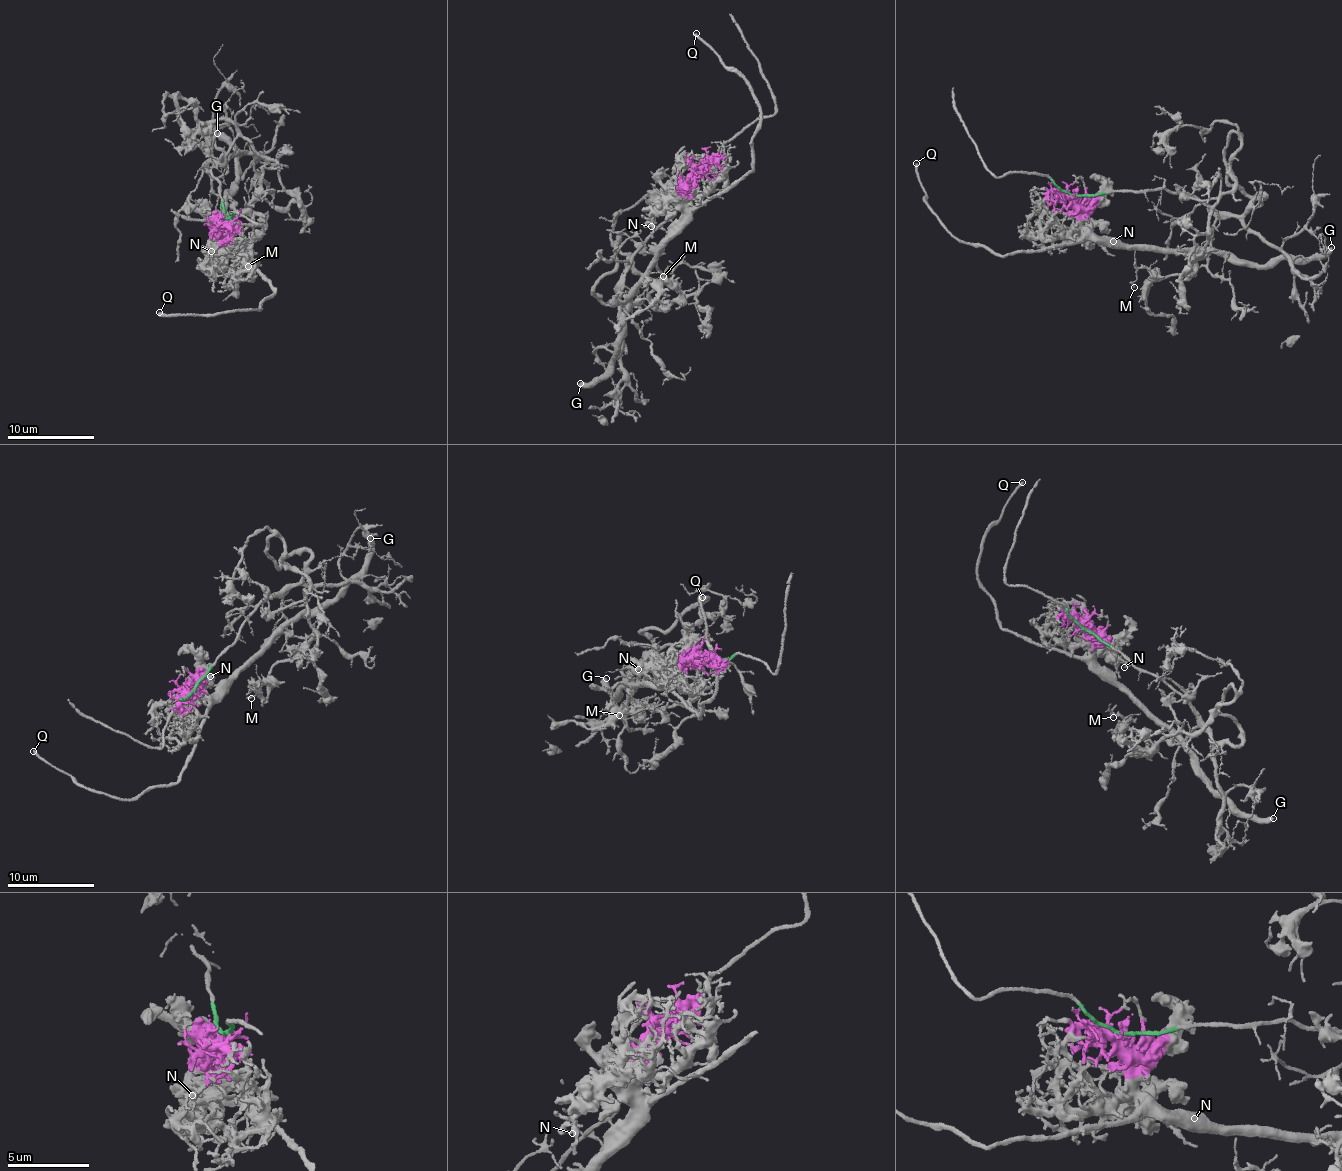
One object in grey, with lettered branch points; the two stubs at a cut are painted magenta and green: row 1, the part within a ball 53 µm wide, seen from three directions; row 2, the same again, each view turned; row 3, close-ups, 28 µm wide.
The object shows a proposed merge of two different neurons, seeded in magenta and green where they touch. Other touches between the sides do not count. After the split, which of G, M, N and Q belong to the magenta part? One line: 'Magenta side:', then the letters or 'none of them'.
Magenta side: G, N, Q

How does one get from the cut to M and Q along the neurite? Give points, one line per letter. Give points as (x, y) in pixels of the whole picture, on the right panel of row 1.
M: (1073, 195), (1160, 187), (1240, 216), (1265, 195), (1227, 180), (1238, 135), (1201, 258), (1133, 287)
Q: (1073, 197), (1072, 212), (1066, 216), (1054, 245), (1004, 254), (961, 242), (948, 234), (927, 204), (916, 163)

